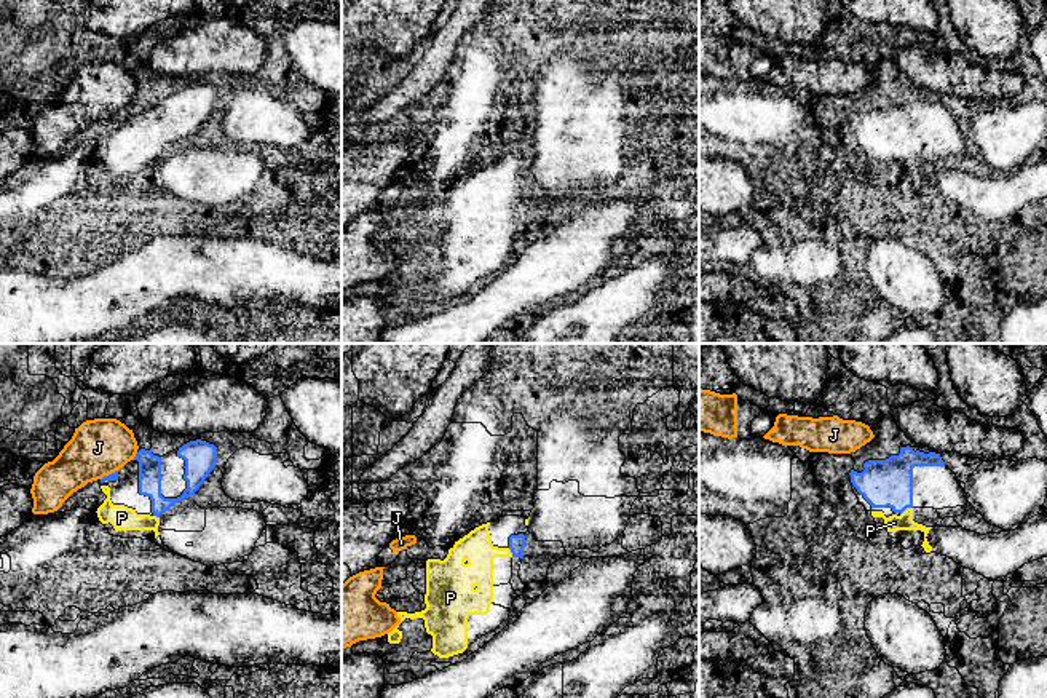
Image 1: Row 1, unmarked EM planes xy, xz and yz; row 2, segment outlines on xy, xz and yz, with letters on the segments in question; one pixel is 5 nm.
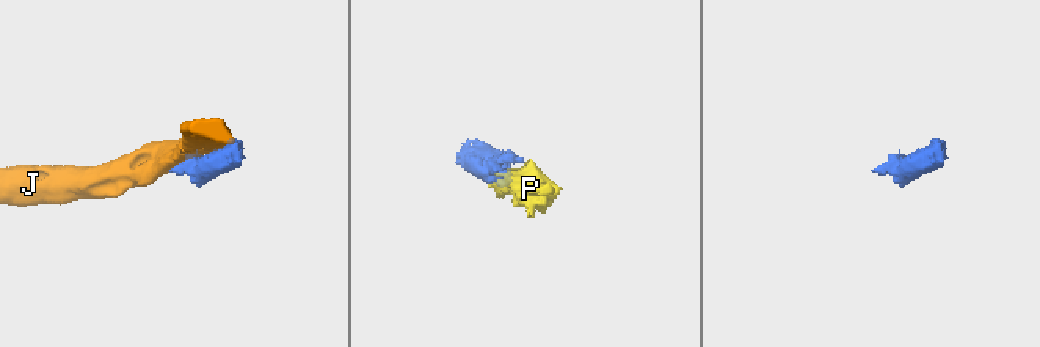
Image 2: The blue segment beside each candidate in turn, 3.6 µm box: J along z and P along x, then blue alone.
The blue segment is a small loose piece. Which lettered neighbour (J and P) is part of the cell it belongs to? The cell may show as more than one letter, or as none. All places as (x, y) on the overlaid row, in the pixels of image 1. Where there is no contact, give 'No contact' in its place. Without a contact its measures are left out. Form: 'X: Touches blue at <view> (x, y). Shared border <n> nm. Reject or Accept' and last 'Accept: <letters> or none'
J: Touches blue at xy (136, 456). Shared border 50 nm. Reject
P: Touches blue at yz (905, 508). Shared border 80 nm. Accept
Accept: P

